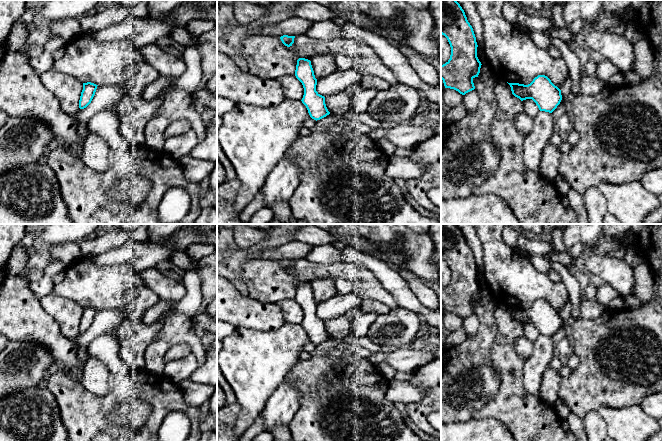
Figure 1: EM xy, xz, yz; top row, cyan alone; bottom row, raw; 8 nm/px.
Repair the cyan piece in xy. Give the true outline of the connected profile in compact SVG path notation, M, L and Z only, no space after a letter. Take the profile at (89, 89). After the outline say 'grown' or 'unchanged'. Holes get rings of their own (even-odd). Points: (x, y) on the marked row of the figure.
M91 82L83 83L83 90L81 92L81 96L79 100L80 109L86 108L91 103L95 95L97 86L98 85Z; unchanged

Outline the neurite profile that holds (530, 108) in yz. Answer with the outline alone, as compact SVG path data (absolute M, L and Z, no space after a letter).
M526 99L522 101L523 103L523 111L529 115L532 119L536 117L538 112L540 111L536 103L532 99Z

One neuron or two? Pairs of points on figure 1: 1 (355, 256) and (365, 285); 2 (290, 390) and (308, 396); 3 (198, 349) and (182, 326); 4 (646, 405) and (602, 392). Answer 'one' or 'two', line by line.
1: two
2: two
3: one
4: two

